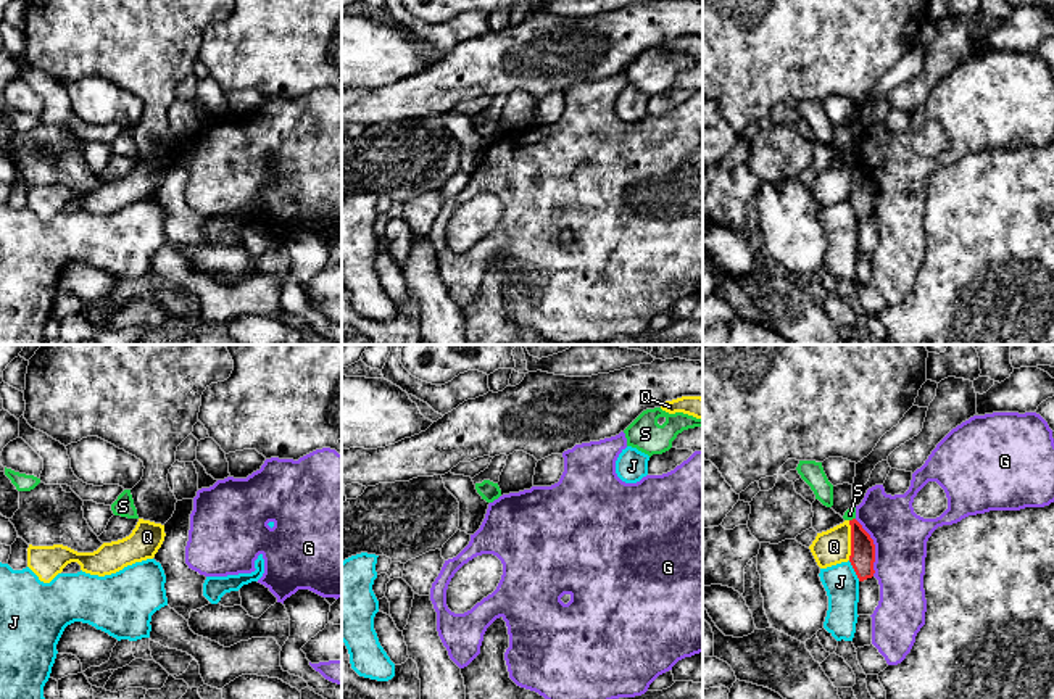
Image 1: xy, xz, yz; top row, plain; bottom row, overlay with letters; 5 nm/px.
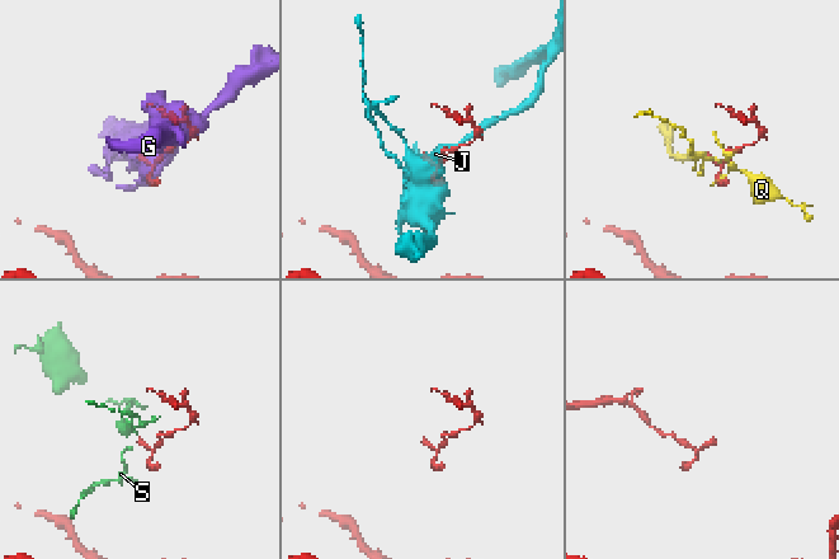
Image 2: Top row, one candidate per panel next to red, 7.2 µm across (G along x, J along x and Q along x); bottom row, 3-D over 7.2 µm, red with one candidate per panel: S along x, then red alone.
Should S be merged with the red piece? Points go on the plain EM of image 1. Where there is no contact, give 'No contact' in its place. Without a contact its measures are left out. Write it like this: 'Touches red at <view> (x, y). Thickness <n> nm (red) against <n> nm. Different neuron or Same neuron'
Touches red at yz (853, 158). Thickness 130 nm (red) against 60 nm. Different neuron

